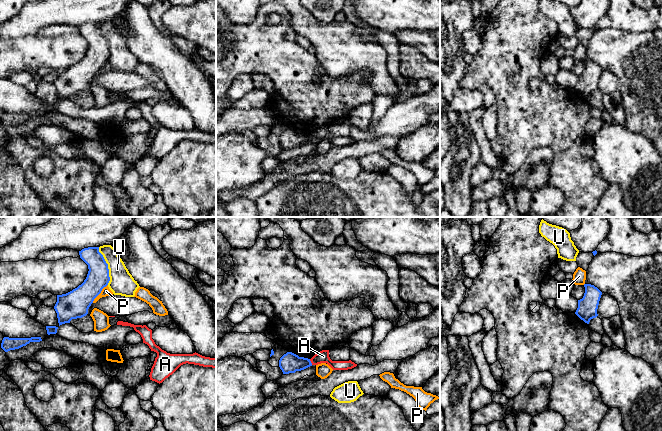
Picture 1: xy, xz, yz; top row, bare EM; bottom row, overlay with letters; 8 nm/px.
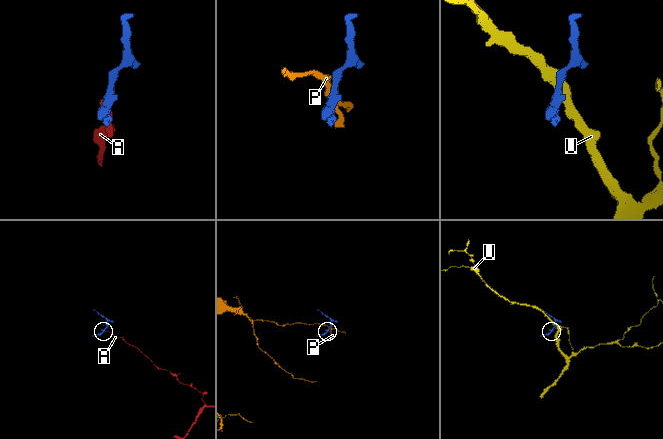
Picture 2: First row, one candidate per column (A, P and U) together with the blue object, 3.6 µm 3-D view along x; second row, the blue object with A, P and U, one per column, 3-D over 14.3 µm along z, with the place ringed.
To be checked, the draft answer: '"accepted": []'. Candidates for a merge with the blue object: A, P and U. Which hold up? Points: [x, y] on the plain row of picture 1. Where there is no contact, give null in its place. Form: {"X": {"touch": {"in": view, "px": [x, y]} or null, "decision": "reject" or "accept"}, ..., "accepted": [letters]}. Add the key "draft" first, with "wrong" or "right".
{"draft": "right", "A": {"touch": {"in": "xz", "px": [310, 138]}, "decision": "reject"}, "P": {"touch": {"in": "xy", "px": [100, 68]}, "decision": "reject"}, "U": {"touch": {"in": "xy", "px": [107, 42]}, "decision": "reject"}, "accepted": []}

